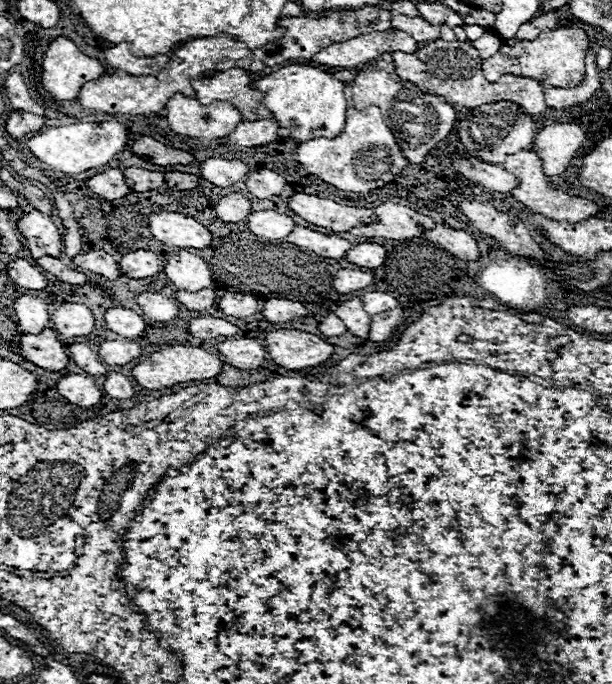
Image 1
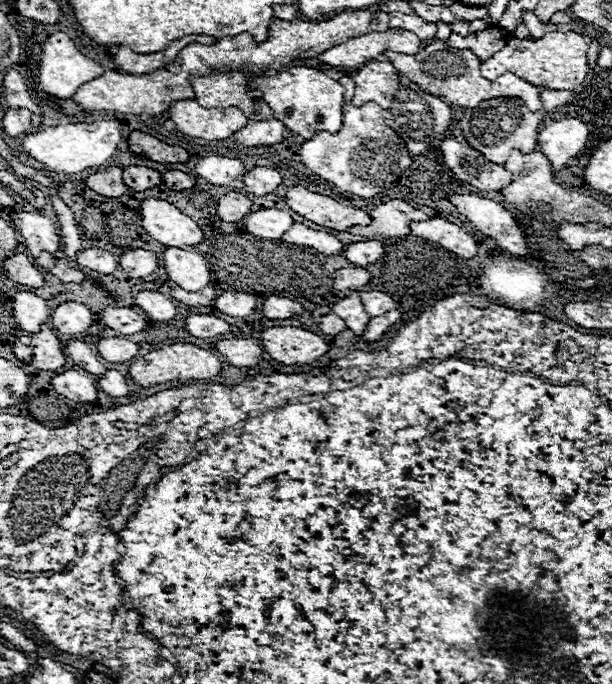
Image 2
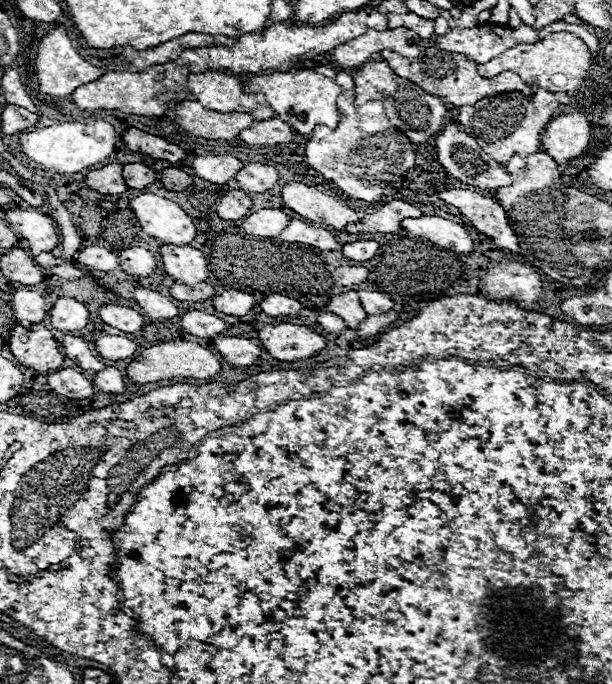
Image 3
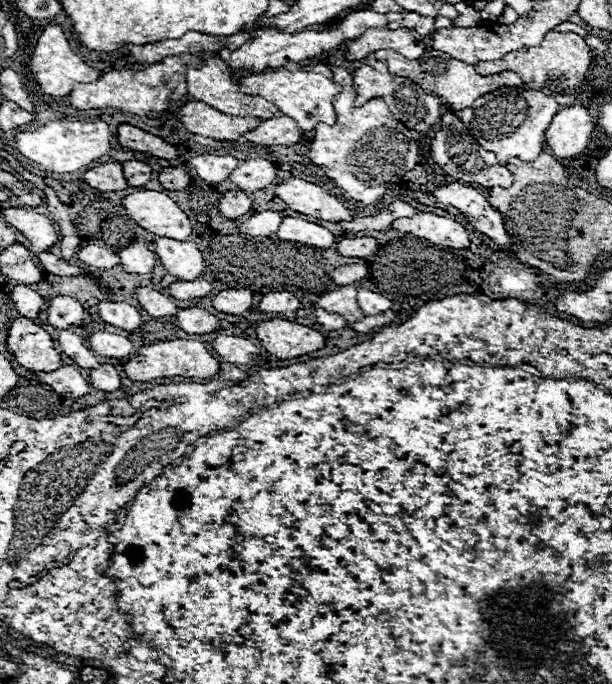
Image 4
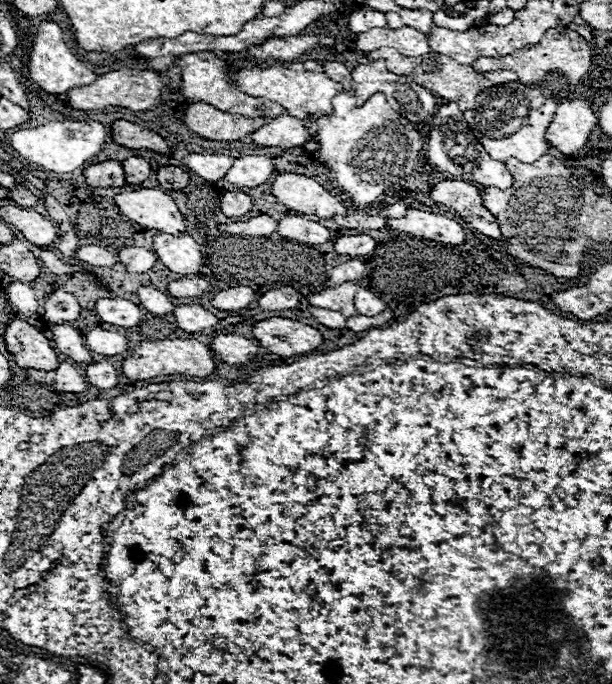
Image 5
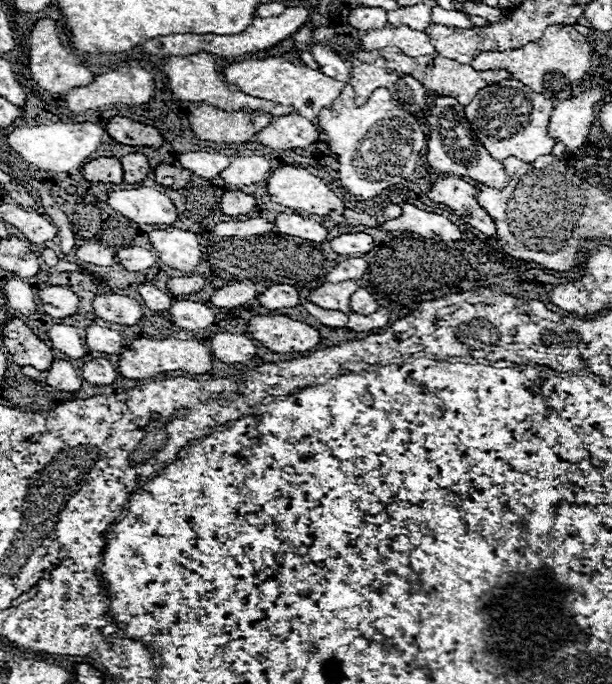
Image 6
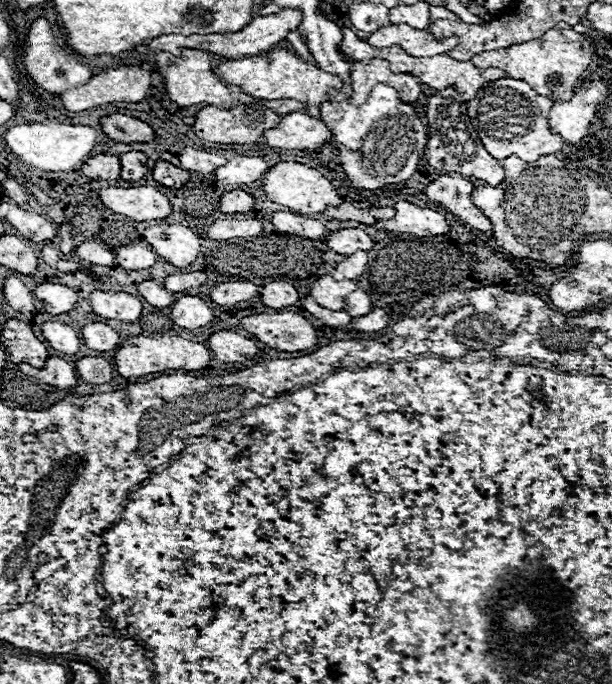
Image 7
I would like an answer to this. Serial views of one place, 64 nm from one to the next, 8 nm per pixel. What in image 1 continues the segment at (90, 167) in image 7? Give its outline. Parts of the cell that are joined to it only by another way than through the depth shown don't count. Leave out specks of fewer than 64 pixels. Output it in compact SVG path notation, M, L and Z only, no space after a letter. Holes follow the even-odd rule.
M110 168L110 170L102 172L102 174L96 174L96 176L88 178L86 186L92 192L96 192L98 196L102 196L104 200L118 200L118 198L132 192L124 182L122 170L118 170L118 168Z

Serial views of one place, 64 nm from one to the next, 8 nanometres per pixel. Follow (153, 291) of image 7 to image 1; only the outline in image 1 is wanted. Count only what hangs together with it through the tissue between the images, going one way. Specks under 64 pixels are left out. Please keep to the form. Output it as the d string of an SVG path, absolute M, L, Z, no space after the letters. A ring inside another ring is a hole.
M144 292L136 298L136 302L150 320L168 322L178 316L178 306L168 296L162 296L158 292Z

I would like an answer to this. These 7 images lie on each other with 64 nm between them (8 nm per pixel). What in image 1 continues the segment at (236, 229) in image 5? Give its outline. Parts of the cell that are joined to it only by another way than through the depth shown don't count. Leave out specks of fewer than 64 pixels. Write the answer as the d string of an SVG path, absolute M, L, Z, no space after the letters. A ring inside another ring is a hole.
M260 210L248 216L248 230L266 240L284 240L290 234L294 222L290 216L276 210Z

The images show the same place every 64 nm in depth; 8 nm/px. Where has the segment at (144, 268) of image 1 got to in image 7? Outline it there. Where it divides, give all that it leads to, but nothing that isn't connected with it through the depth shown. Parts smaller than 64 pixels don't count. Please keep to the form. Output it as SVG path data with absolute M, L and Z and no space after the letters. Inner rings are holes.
M130 244L116 250L116 264L122 266L124 270L144 270L154 266L154 262L156 254L148 246Z

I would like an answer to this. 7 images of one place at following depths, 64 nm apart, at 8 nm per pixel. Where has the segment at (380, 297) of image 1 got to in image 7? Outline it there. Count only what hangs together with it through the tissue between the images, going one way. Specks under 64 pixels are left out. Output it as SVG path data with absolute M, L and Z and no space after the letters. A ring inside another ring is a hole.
M362 290L350 292L344 302L346 302L346 304L344 304L344 312L348 312L352 318L364 316L364 314L368 314L368 312L372 310L372 300L370 300L368 294L362 292Z

